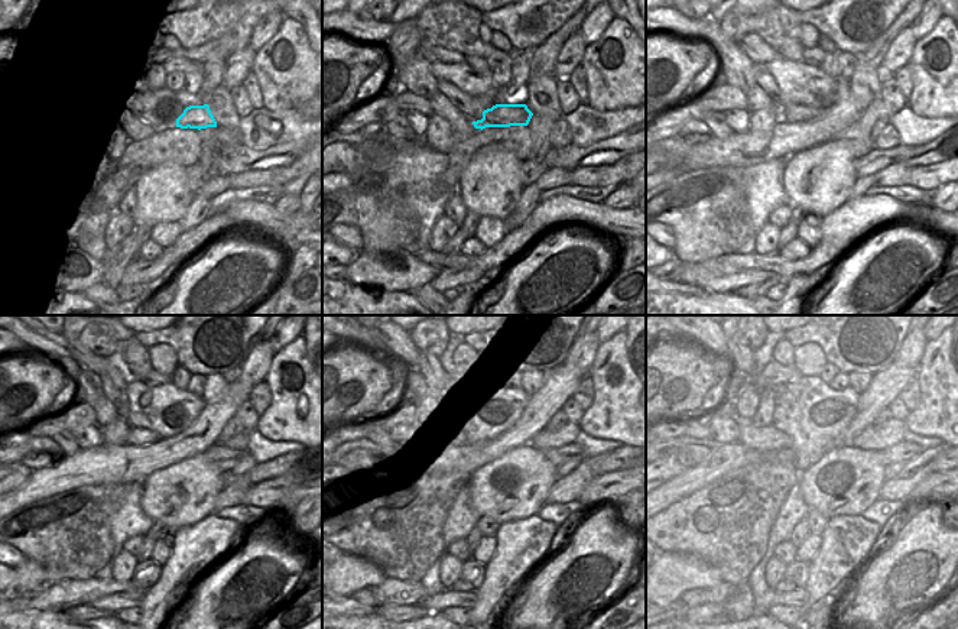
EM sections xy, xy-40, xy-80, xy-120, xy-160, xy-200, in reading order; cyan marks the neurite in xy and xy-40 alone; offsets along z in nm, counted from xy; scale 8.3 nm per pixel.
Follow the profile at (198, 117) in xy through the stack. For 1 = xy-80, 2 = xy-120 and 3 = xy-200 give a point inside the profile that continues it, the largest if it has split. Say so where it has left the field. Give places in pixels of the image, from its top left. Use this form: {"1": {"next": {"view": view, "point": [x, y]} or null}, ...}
{"1": {"next": {"view": "xy-80", "point": [791, 112]}}, "2": {"next": {"view": "xy-120", "point": [136, 435]}}, "3": {"next": {"view": "xy-200", "point": [766, 438]}}}

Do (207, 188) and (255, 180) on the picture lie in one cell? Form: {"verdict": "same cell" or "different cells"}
{"verdict": "different cells"}

